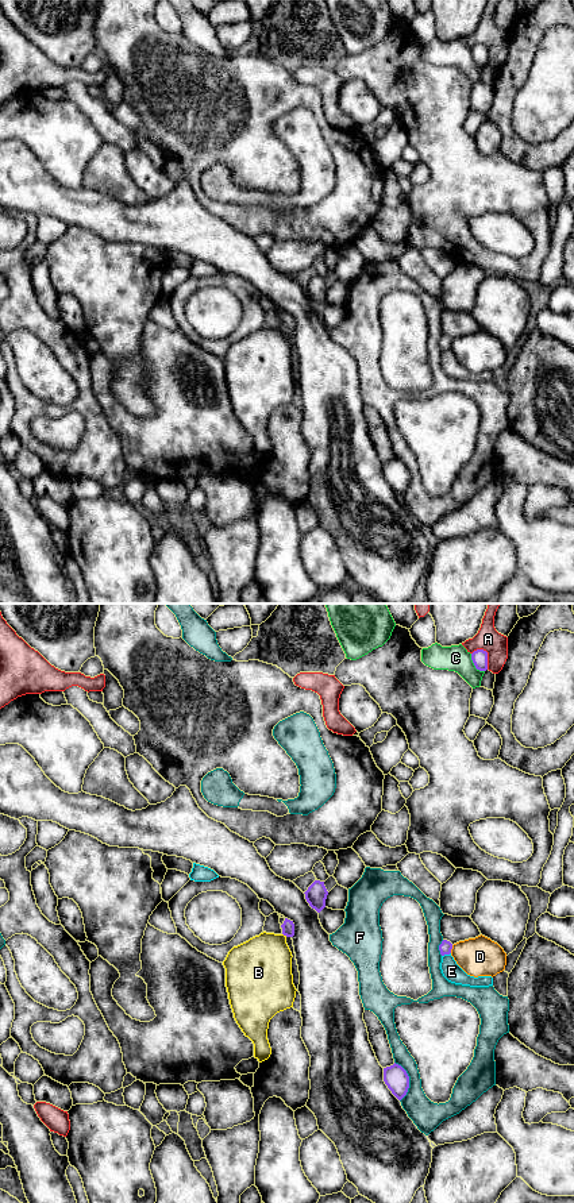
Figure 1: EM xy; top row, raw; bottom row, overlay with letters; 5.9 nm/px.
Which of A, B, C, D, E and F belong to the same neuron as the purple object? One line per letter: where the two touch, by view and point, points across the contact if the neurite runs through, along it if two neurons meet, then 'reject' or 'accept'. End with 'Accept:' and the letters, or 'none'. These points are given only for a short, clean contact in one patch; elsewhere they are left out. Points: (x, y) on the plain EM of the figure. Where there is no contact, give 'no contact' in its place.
A: xy (486, 50) | reject
B: xy (285, 330) | reject
C: xy (474, 60) | reject
D: xy (451, 343) | reject
E: xy (446, 349) | reject
F: xy (408, 475) | reject
Accept: none

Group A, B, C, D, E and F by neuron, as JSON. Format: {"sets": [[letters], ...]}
{"sets": [["A"], ["B"], ["C"], ["D"], ["E"], ["F"]]}

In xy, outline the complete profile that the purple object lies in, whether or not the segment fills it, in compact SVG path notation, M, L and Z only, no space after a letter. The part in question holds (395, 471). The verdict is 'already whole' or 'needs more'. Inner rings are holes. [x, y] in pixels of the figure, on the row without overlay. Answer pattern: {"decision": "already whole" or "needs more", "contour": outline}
{"decision": "already whole", "contour": "M394 458L393 460L384 463L384 477L398 496L407 490L409 471L401 460Z"}

